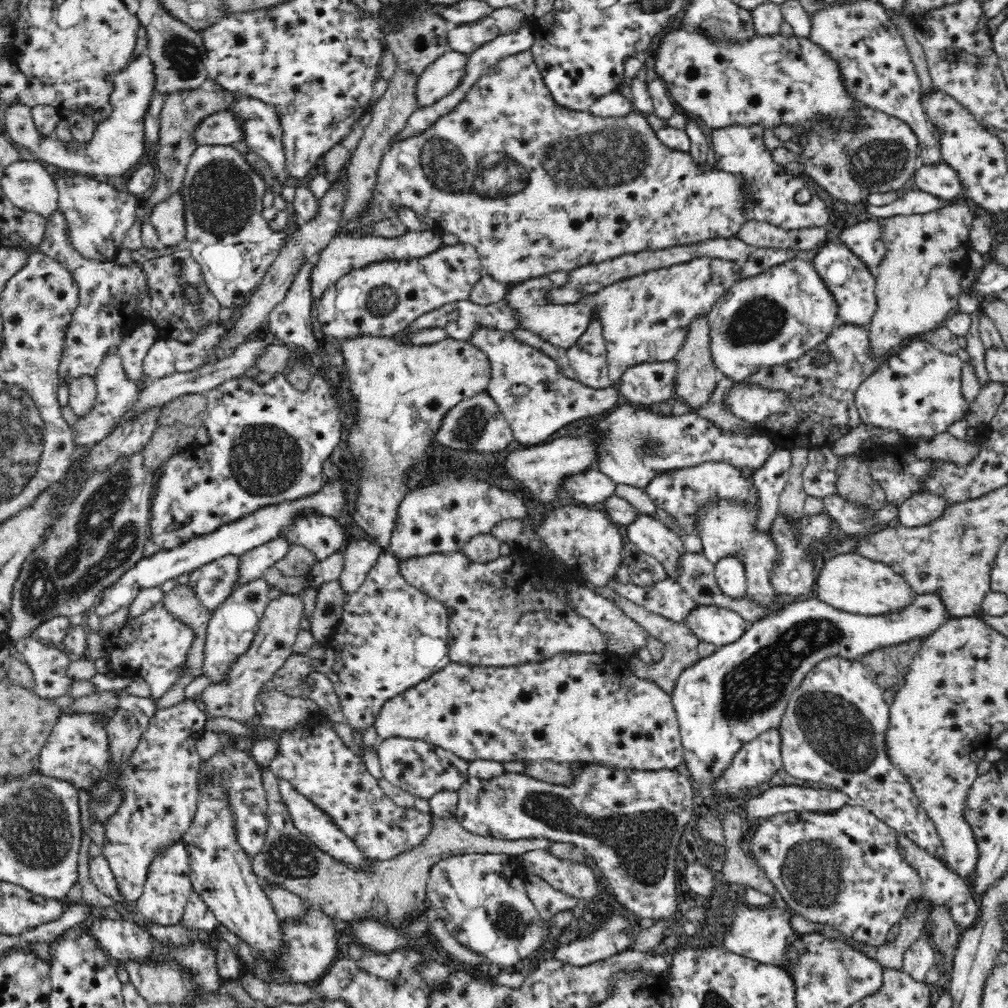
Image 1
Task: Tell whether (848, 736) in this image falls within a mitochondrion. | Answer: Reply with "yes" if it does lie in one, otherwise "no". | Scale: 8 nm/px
yes

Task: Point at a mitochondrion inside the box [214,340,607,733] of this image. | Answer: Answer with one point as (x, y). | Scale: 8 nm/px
(265, 461)

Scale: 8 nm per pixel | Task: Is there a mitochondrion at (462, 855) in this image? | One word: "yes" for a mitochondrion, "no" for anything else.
no

